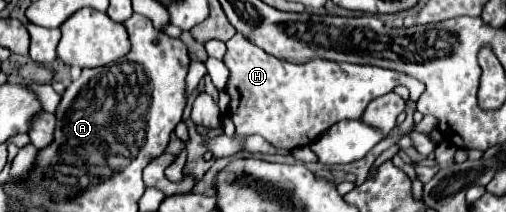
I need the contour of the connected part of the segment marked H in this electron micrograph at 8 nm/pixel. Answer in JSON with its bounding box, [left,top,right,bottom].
[224,33,424,153]

